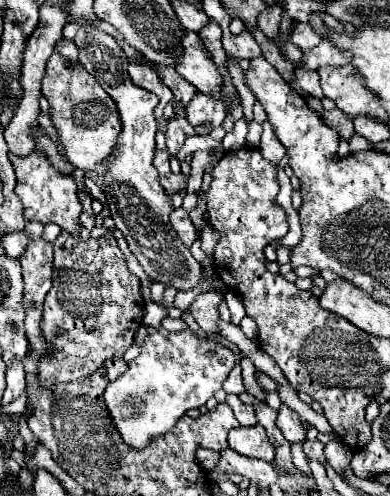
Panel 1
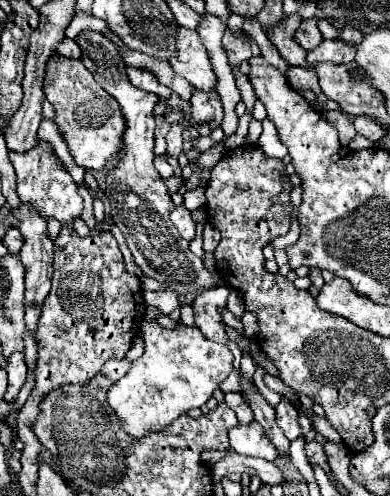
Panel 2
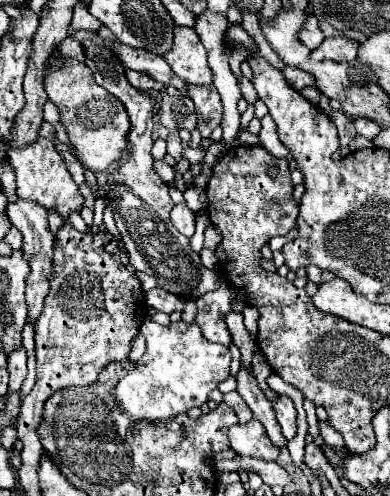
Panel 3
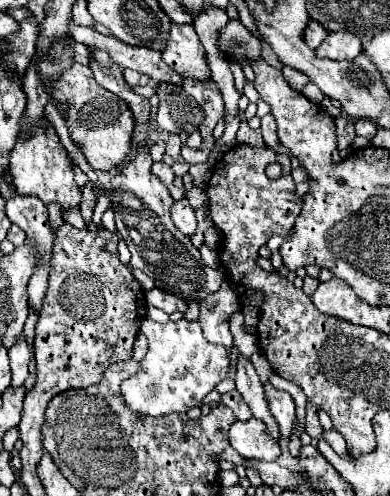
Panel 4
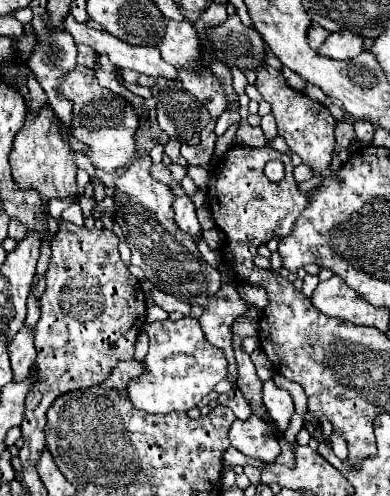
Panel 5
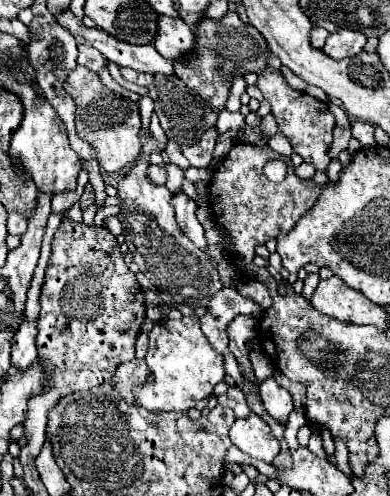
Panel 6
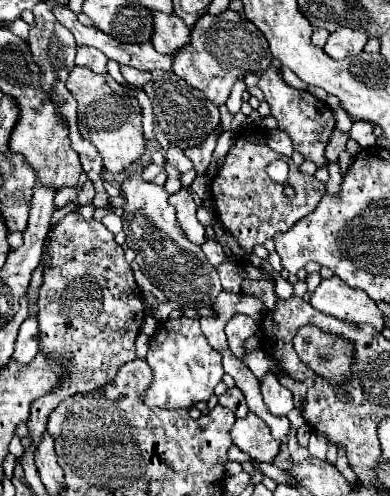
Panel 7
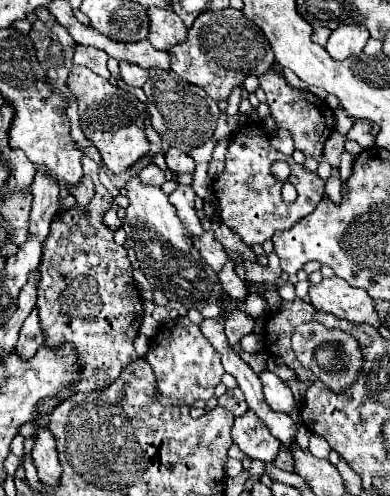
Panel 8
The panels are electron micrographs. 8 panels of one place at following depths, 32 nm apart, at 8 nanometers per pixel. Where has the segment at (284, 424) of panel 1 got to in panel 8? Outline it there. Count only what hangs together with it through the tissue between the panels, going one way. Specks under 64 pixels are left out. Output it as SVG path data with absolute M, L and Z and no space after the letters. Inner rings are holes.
M268 368L260 372L260 380L264 384L264 398L266 402L272 406L272 410L276 412L286 412L290 414L296 408L292 390L288 388L288 384L284 380L280 380L274 372L270 372Z

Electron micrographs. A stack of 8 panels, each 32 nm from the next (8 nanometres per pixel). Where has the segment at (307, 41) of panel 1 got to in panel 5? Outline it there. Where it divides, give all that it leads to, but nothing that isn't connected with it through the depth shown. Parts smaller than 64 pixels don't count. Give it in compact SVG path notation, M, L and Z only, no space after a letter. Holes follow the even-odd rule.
M312 24L310 26L310 32L308 32L308 42L310 42L310 46L314 48L314 50L318 50L322 44L324 44L324 40L328 38L328 32L324 30L324 28L320 28L318 24Z

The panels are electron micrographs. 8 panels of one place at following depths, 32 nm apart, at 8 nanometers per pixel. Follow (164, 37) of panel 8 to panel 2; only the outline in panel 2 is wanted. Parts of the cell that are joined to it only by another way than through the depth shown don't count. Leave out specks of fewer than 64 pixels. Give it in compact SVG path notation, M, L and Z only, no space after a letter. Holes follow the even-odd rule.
M178 28L176 36L176 52L168 58L174 72L186 78L192 86L202 90L212 90L216 84L216 76L212 72L206 48L200 44L200 36L196 30Z

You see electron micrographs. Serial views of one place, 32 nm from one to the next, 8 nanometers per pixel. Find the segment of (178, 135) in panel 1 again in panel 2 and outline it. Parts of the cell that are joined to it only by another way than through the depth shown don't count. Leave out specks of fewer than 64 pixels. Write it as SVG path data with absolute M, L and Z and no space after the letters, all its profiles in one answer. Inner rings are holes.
M172 124L166 136L168 142L168 156L178 158L182 154L182 130L190 130L186 124Z

